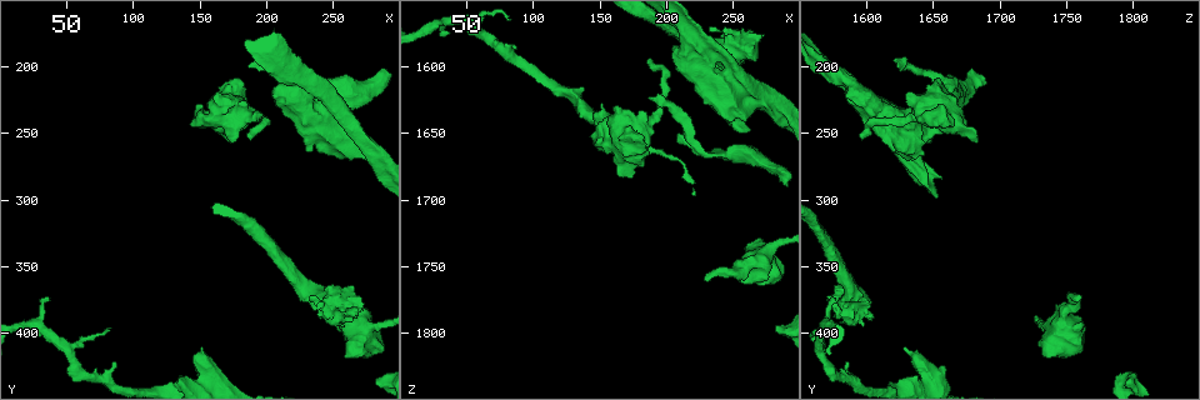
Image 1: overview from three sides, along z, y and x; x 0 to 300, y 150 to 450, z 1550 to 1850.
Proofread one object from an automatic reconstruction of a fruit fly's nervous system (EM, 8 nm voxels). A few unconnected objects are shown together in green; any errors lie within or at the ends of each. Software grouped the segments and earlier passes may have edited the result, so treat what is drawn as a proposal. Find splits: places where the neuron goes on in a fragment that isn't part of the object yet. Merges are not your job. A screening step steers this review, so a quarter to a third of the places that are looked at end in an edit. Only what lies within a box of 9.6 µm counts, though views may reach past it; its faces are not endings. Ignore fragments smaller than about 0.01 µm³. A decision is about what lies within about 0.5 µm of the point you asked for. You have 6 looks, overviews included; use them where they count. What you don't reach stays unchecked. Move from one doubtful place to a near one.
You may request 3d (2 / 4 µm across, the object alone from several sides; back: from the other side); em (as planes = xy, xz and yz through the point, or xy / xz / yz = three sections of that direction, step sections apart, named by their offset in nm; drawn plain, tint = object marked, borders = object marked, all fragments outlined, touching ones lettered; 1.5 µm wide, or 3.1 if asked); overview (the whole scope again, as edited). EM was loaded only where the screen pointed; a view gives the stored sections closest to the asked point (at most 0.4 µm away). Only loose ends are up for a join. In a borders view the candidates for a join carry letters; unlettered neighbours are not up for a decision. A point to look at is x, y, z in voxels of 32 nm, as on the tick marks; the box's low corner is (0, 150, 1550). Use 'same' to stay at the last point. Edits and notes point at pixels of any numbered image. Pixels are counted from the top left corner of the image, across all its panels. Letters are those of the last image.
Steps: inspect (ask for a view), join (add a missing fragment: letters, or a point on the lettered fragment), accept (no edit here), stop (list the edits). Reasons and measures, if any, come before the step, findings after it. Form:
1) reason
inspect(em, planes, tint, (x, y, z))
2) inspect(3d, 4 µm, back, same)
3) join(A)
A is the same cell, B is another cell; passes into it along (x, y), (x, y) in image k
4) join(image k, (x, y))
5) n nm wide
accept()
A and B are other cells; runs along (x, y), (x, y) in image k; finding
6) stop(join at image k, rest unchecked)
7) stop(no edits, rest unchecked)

free end
inspect(em, planes, plain, (188, 200, 1620))

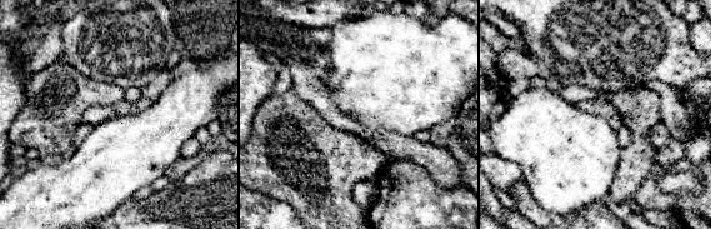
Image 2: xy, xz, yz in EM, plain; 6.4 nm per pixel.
see the neighbours
inspect(em, planes, borders, same)

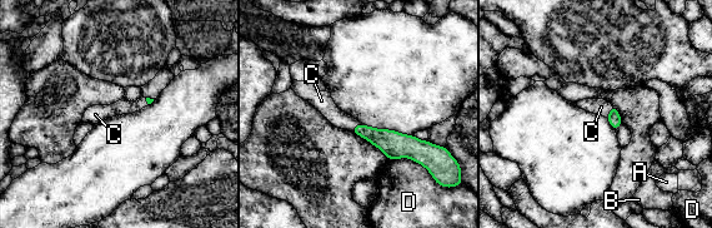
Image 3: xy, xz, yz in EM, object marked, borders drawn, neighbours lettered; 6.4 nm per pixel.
join(image 3, (326, 105))
C is the same cell, A, B and D are other cells; passes into it along (391, 143), (359, 124), (326, 105) in image 3; the neuron continues

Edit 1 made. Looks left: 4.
see it whole again
inspect(overview)

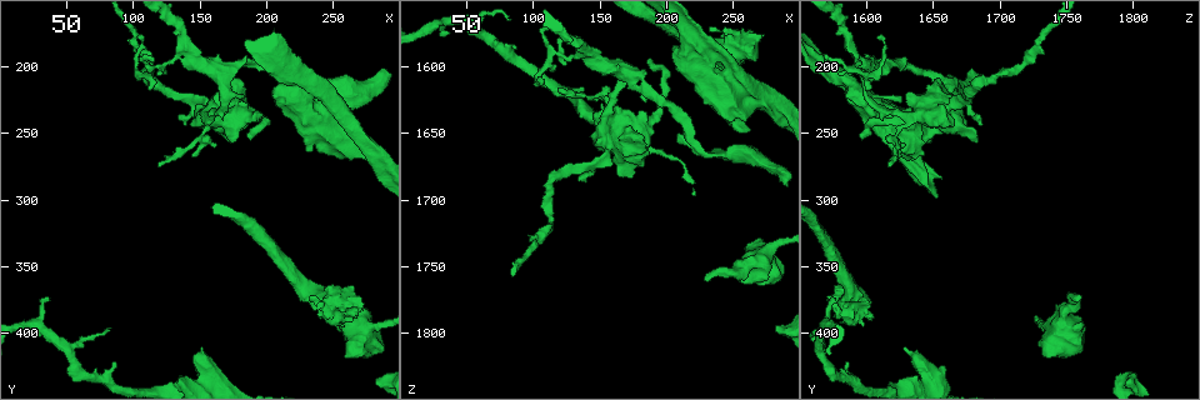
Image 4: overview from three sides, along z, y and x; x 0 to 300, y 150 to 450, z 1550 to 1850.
an open end
inspect(em, yz, step 4, borders, (186, 254, 1594))

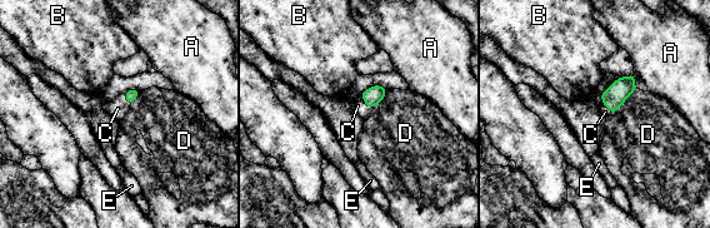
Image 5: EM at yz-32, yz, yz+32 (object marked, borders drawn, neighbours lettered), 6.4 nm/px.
join(image 5, (605, 112))
C is the same cell, A, B, D and E are other cells; passes into it along (614, 97), (603, 103), (605, 112) in image 5; the neuron continues

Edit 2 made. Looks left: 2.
free end
inspect(em, yz, step 4, borders, (38, 376, 1574))

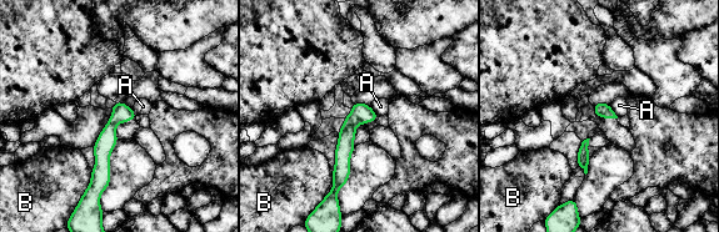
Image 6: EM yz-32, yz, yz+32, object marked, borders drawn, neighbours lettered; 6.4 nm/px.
accept()
A and B are other cells; border along (609, 105), (618, 116) in image 6; no lettered fragment goes on from it

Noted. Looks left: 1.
stop(join at image 3, join at image 5, rest unchecked)

